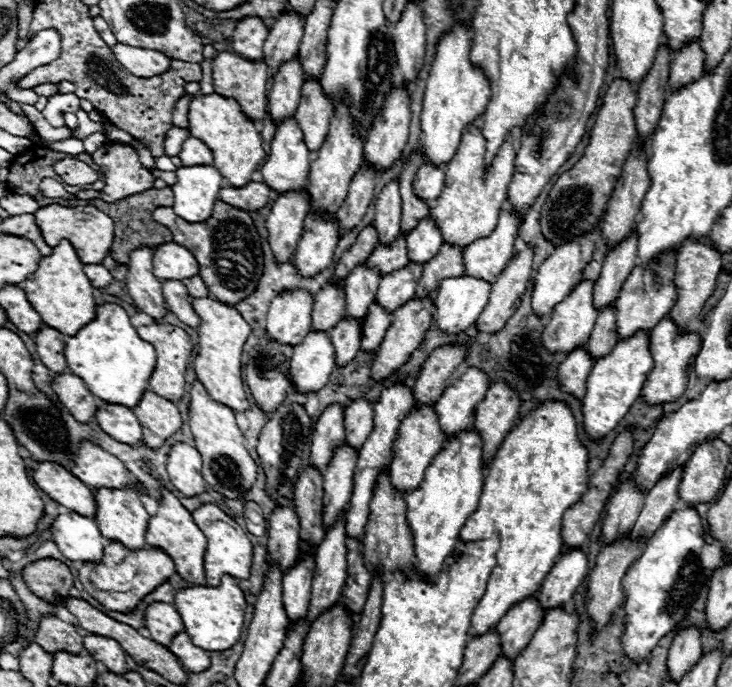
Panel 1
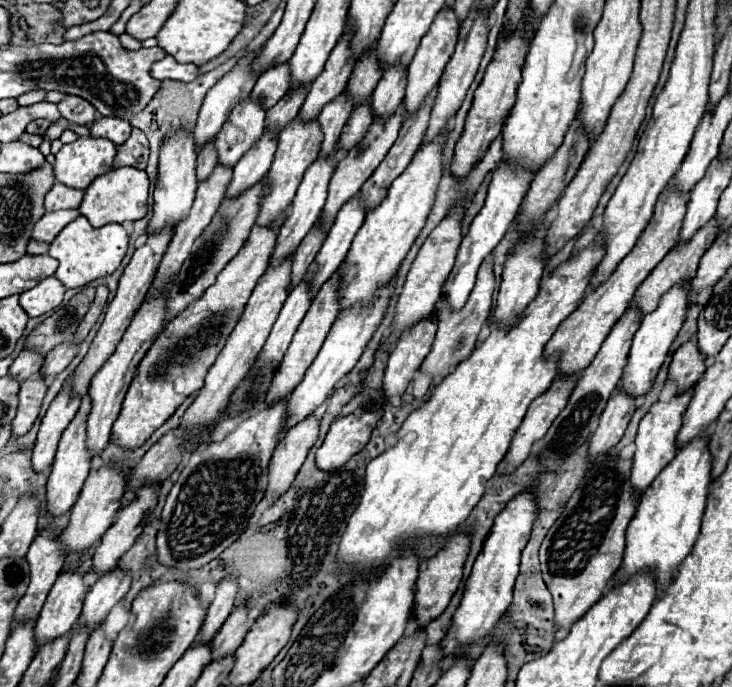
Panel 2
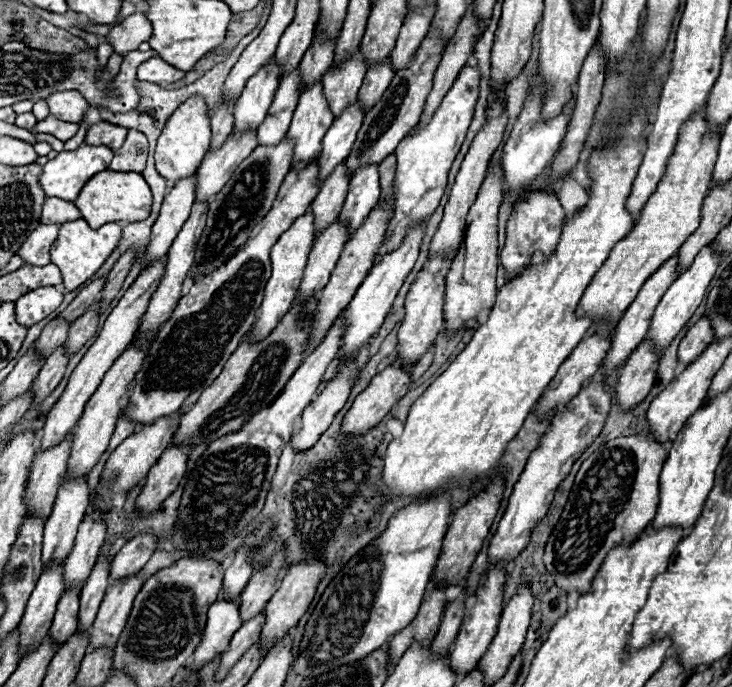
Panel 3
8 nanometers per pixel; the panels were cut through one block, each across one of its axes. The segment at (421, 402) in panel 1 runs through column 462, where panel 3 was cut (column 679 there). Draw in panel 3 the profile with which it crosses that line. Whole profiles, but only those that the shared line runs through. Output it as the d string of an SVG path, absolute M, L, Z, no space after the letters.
M702 316L694 326L688 328L686 336L680 342L680 348L678 348L678 360L680 360L680 364L688 366L694 358L698 358L698 354L702 350L706 350L706 346L712 340L714 340L712 320L708 316Z

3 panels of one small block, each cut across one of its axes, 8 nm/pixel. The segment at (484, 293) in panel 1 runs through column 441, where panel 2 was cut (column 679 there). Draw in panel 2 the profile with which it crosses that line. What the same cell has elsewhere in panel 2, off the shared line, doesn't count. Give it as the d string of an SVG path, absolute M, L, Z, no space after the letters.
M680 282L678 286L674 286L674 290L668 290L662 296L662 302L658 304L658 308L654 312L646 314L642 318L640 328L634 334L632 348L630 348L630 354L626 358L624 374L622 374L622 380L620 380L620 390L624 394L628 394L630 398L634 398L634 400L642 398L652 388L654 378L656 378L660 366L664 364L666 354L668 354L678 330L684 324L684 316L686 316L686 310L688 310L688 298L686 298L688 292L690 292L690 282Z

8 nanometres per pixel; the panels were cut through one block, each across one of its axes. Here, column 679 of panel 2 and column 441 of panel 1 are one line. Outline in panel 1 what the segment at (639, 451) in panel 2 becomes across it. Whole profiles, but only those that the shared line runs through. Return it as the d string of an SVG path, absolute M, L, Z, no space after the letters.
M468 368L456 386L444 390L434 404L434 410L438 410L438 422L442 422L442 430L446 430L446 440L460 432L472 430L476 404L484 400L488 386L490 382L484 372L478 368Z

